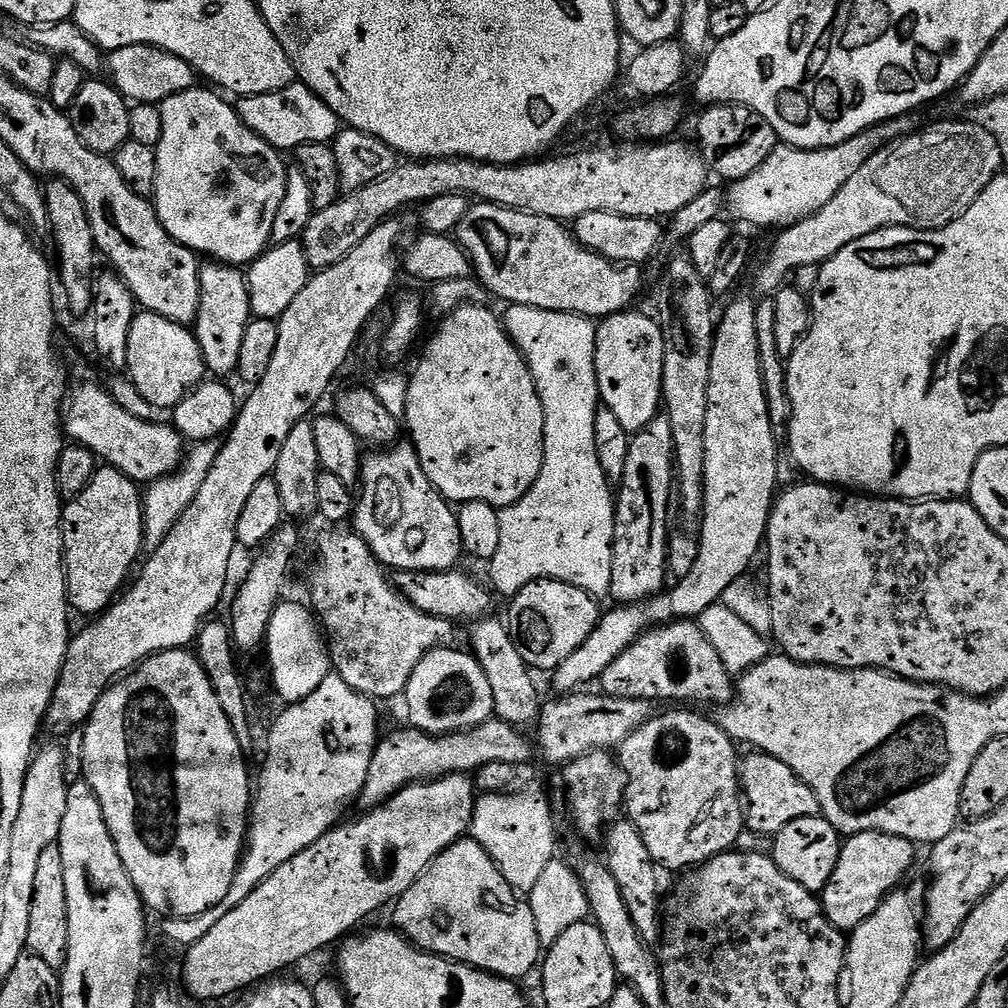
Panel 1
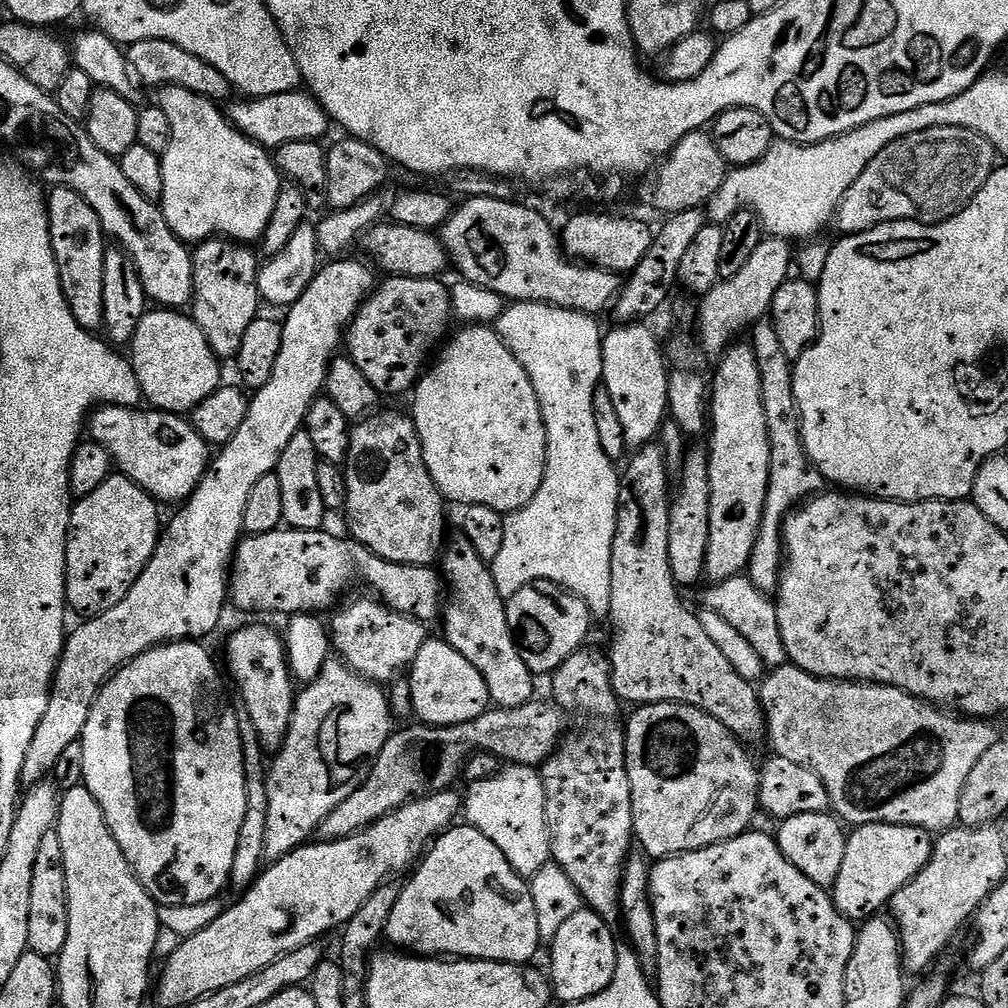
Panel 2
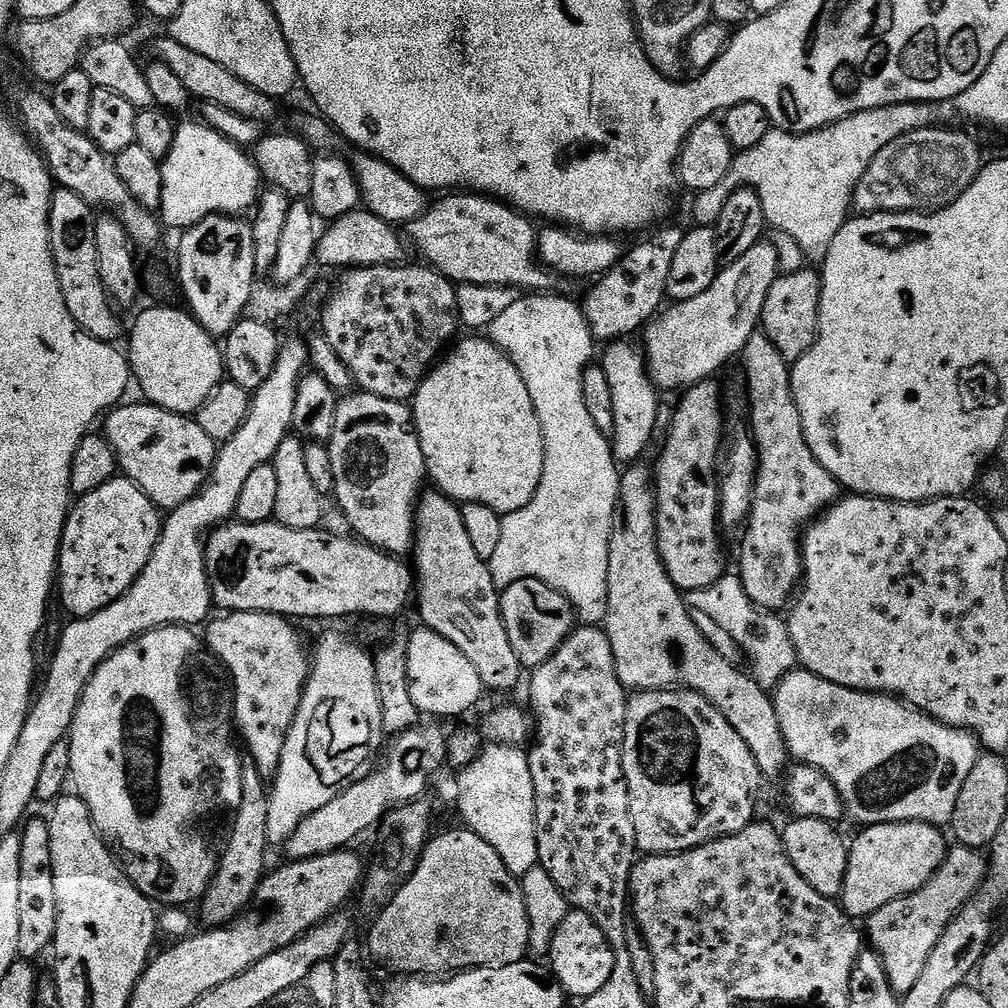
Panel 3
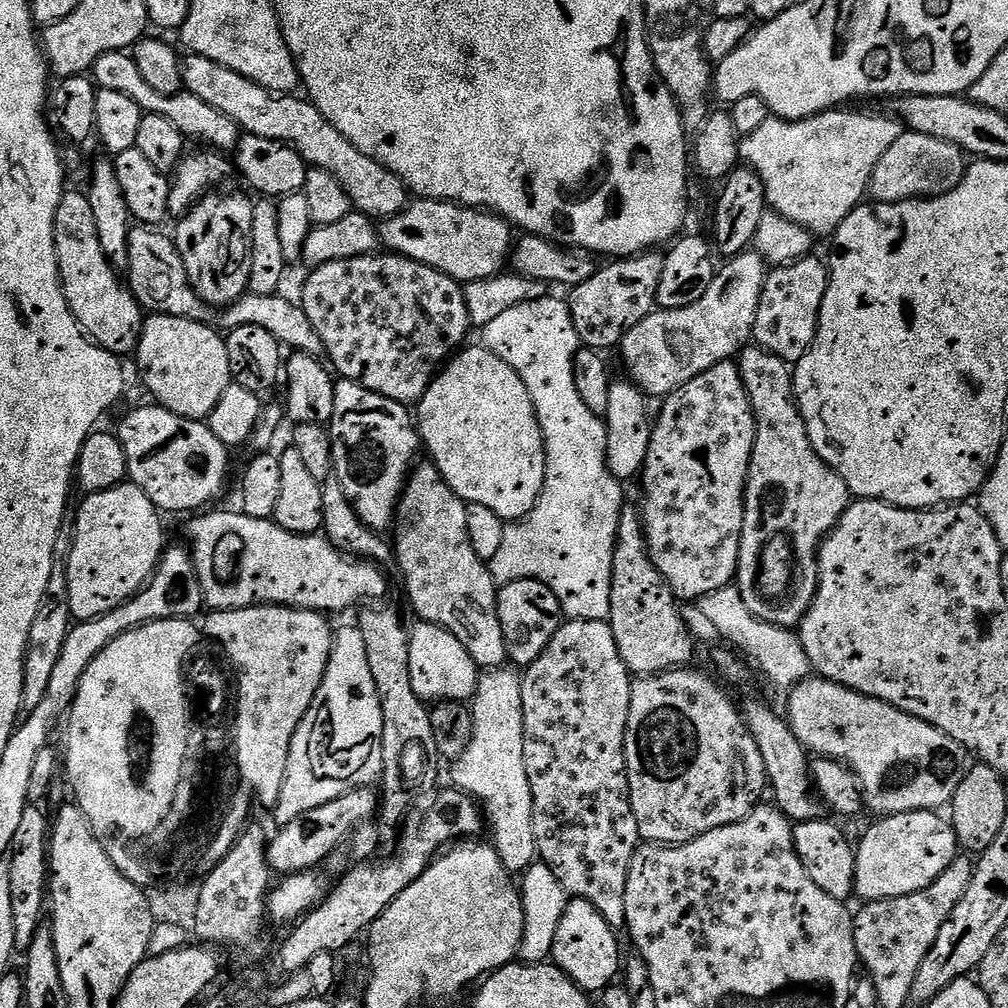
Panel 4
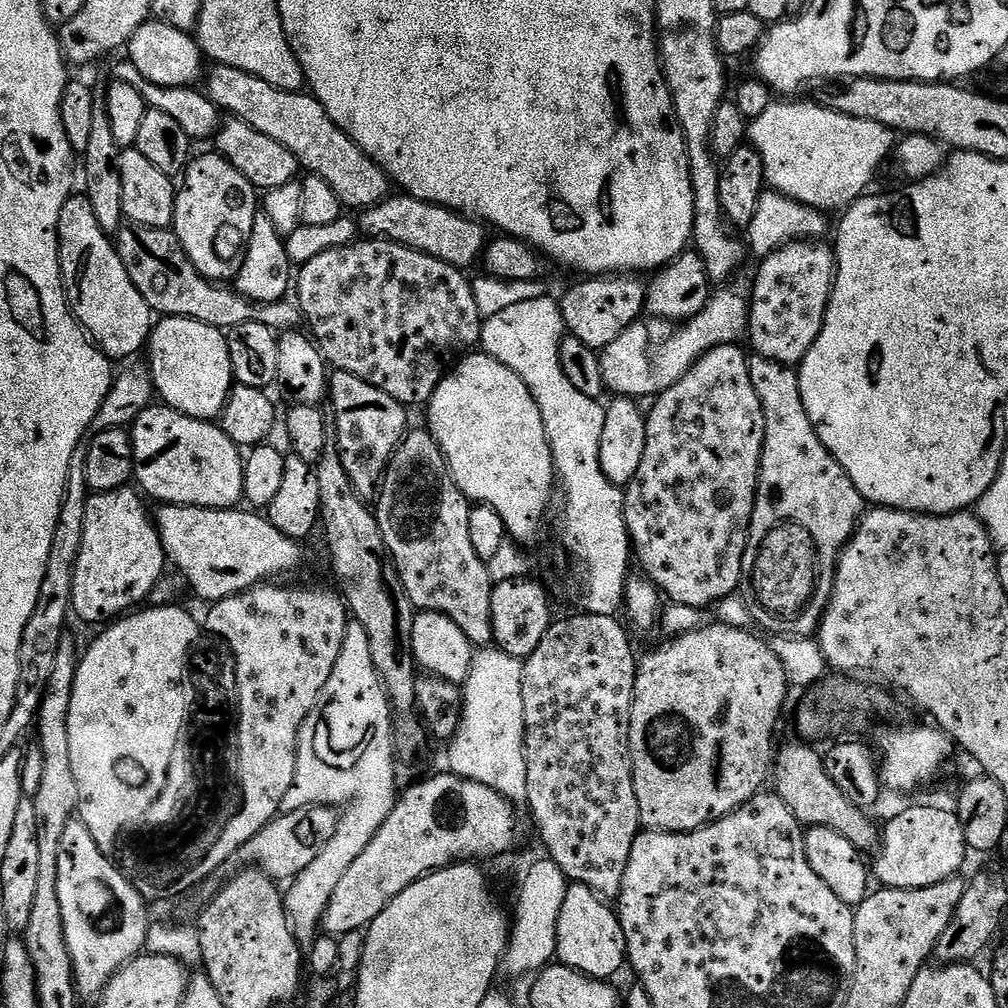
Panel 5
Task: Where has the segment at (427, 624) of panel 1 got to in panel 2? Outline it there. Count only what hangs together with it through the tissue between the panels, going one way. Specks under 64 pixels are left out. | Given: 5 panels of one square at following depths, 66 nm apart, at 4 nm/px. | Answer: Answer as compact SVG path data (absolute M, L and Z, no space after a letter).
M360 596L349 604L341 603L335 609L332 624L330 620L330 644L335 655L357 675L373 682L392 682L403 673L400 672L403 668L405 671L411 665L430 632L424 629L427 628L425 621L403 616L379 599L368 596Z

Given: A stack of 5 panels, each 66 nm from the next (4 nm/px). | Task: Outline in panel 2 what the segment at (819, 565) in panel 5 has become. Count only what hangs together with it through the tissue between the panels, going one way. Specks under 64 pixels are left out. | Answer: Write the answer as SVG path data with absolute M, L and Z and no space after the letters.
M771 318L757 320L750 329L750 335L754 358L758 362L758 378L762 378L762 410L766 410L766 430L770 434L770 482L758 538L750 554L746 575L758 590L772 594L780 586L784 520L789 512L817 495L825 487L826 481L824 475L812 465L812 459L804 449L804 440L800 437L800 407L796 405L792 381L794 364L786 350L782 350L774 322Z

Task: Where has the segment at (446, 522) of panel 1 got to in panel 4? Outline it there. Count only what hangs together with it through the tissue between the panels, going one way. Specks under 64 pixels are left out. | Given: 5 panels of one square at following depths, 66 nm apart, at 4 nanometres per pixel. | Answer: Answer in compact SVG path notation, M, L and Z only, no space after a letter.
M343 378L336 380L334 414L330 425L334 478L339 481L342 490L346 490L346 498L350 498L358 518L362 518L366 526L381 534L393 527L396 506L404 492L404 481L408 479L408 473L417 459L416 451L421 451L422 448L417 421L413 413L411 416L408 412L411 412L409 405L394 402L382 394L374 394L374 390L358 382Z

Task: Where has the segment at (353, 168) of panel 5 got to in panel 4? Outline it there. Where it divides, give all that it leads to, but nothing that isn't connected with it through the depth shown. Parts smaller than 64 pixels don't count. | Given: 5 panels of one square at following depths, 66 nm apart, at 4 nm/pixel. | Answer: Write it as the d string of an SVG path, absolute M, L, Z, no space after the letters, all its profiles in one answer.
M195 54L183 57L182 84L190 94L198 94L198 98L202 98L202 102L210 102L210 106L222 110L222 114L226 114L226 118L234 118L234 122L247 135L280 140L283 144L296 148L309 166L330 170L348 191L353 209L362 215L371 218L387 218L408 207L410 193L408 187L402 182L402 178L398 178L390 170L386 170L386 166L382 166L374 158L362 154L362 150L358 150L358 146L354 146L354 142L350 142L342 134L338 134L338 130L334 130L334 126L330 126L330 122L326 122L326 118L312 105L312 101L303 95L271 92L266 90L266 86L258 86L258 82L250 82L250 78L238 74L238 70L230 70L230 66L222 66L210 58Z

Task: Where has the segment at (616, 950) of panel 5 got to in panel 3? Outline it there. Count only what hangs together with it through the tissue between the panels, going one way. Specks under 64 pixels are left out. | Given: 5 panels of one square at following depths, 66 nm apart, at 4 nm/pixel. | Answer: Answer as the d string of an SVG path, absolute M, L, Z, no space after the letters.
M572 910L554 934L550 959L550 971L556 983L564 987L569 997L583 998L598 994L598 990L602 990L602 986L610 982L616 951L590 914Z

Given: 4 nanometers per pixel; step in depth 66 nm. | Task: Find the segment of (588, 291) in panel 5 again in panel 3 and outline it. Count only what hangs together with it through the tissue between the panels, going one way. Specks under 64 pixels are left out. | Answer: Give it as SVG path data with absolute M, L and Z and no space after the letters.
M683 227L662 229L656 236L657 241L636 244L629 252L627 249L620 261L591 285L593 288L589 290L588 297L582 300L582 307L593 341L615 342L632 338L636 331L637 335L661 311L668 294L674 254L682 243L684 233Z

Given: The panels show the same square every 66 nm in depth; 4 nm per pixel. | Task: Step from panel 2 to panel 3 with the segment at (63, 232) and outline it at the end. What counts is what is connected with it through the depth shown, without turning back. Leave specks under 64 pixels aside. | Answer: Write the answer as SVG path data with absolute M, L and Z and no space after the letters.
M60 186L53 191L52 209L50 210L50 238L52 239L52 257L56 263L56 273L66 298L66 306L70 314L79 322L81 328L94 338L109 342L119 341L119 336L126 332L126 324L120 321L121 313L114 307L104 282L100 277L100 262L98 258L98 242L96 241L97 209L86 203L74 190Z

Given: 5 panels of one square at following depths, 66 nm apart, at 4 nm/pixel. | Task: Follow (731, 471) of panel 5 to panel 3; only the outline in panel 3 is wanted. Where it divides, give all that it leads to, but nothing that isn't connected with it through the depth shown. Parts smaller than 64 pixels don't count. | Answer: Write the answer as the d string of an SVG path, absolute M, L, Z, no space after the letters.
M712 378L703 380L681 395L684 397L672 416L664 449L654 463L659 554L671 580L683 593L704 589L726 572L720 540L718 475L726 435L724 404L716 382Z

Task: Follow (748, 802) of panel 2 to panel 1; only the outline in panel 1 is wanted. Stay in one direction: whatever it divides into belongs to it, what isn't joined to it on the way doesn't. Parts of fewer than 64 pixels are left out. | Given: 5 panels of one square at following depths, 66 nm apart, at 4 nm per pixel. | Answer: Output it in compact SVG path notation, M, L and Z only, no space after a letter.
M664 712L653 715L651 720L647 720L630 738L626 738L624 743L619 745L618 759L624 773L628 779L628 794L626 797L626 816L631 820L638 834L642 834L642 842L646 842L646 850L650 850L650 858L654 858L657 865L664 866L669 864L672 868L684 868L691 870L704 864L710 858L718 854L735 849L740 840L740 835L746 832L746 805L740 787L740 761L741 757L736 756L737 745L731 736L725 734L723 727L712 720L707 720L704 716L699 716L696 712Z

